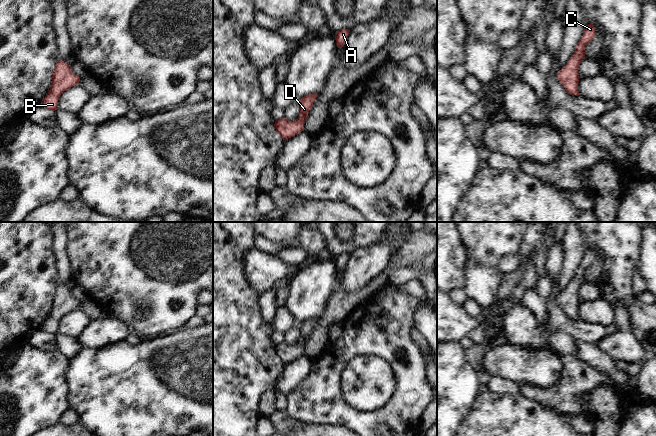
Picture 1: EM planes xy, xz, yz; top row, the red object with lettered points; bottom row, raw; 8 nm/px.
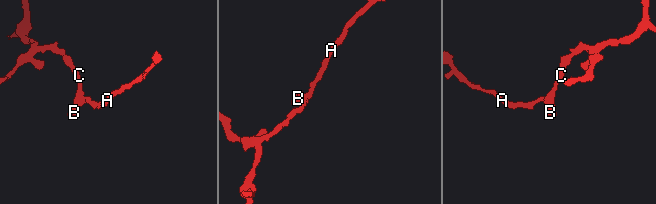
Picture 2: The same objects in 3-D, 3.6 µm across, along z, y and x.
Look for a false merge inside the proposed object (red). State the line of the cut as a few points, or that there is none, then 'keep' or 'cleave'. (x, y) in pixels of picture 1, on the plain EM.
no cut | keep

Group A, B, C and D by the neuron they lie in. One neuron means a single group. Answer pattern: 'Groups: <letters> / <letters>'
Groups: A B C D

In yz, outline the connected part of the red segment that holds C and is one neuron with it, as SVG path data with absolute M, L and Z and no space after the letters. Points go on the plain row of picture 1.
M593 247L585 250L583 260L575 270L575 276L571 280L567 288L557 296L557 303L564 310L565 314L571 319L579 319L579 290L585 282L585 271L595 261L595 251Z

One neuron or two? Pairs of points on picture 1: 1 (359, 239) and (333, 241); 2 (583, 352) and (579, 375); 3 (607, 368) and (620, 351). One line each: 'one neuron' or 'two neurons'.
1: one neuron
2: two neurons
3: two neurons

